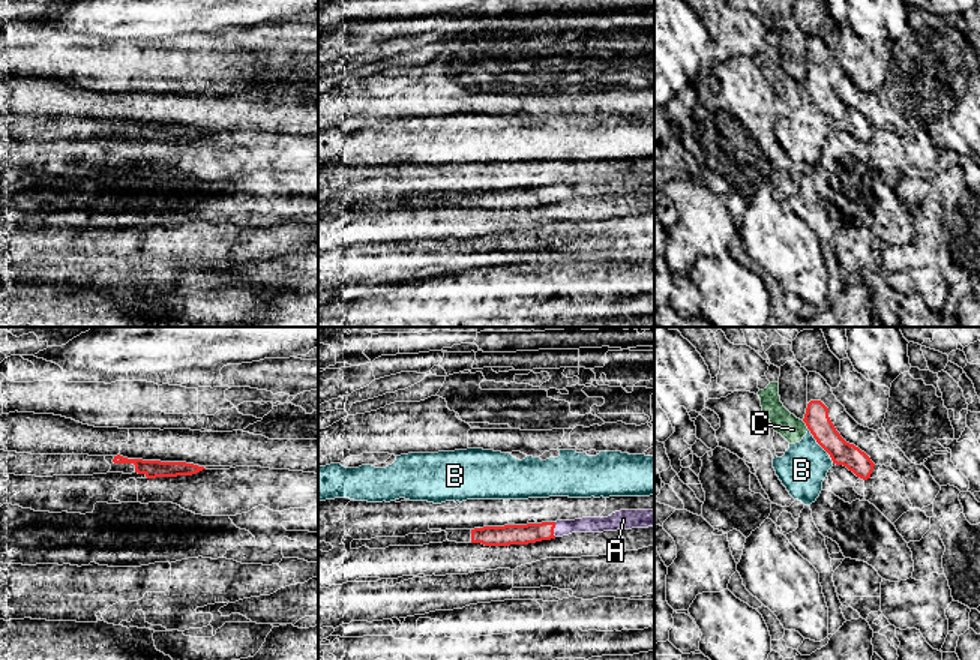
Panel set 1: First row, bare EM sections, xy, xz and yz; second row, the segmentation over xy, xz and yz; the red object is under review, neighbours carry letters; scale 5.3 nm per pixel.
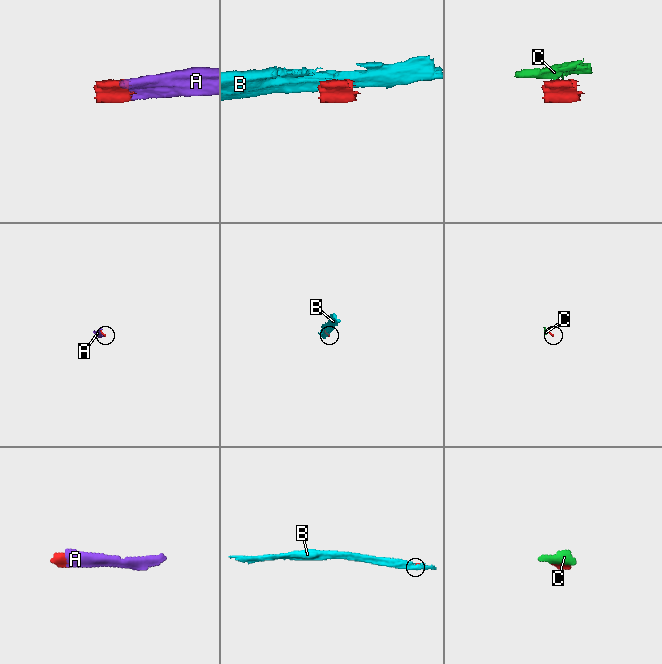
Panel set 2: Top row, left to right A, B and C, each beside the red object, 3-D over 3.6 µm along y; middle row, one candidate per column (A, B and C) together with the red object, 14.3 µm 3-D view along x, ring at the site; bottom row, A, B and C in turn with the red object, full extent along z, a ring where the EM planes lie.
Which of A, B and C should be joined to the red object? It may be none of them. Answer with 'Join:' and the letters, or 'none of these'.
Join: A

